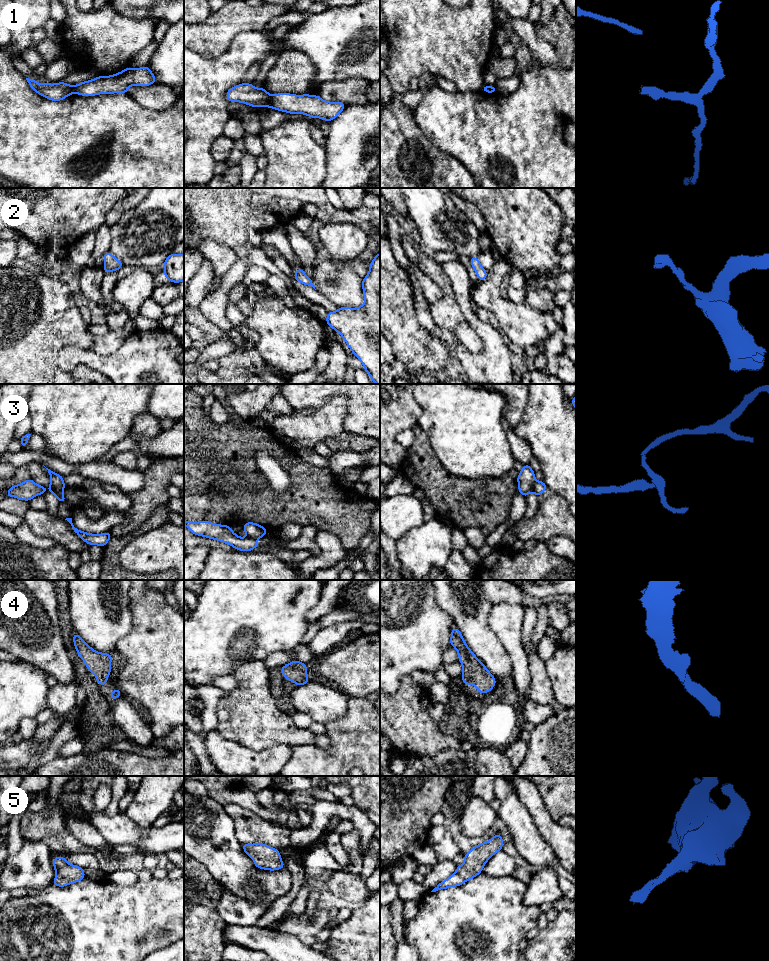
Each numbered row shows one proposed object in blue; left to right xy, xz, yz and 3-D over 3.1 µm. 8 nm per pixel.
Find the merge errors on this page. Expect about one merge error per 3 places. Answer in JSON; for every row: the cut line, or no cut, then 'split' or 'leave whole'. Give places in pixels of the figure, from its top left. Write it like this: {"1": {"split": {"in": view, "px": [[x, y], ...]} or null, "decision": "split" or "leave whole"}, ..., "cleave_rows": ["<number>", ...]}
{"1": {"split": {"in": "xz", "px": [[271, 95], [270, 101], [266, 106]]}, "decision": "split"}, "2": {"split": null, "decision": "leave whole"}, "3": {"split": {"in": "yz", "px": [[536, 481], [532, 492]]}, "decision": "split"}, "4": {"split": null, "decision": "leave whole"}, "5": {"split": null, "decision": "leave whole"}, "cleave_rows": ["1", "3"]}

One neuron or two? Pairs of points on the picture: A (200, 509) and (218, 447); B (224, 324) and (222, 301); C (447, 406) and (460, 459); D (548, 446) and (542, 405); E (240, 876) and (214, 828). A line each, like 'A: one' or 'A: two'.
A: two
B: one
C: one
D: one
E: one

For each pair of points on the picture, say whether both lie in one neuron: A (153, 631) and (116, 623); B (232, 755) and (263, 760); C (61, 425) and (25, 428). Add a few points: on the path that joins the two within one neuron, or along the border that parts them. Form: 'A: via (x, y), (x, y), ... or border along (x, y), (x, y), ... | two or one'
A: border along (129, 603), (131, 628), (116, 644) | two
B: via (240, 760), (255, 760) | one
C: border along (30, 425), (32, 432) | two

